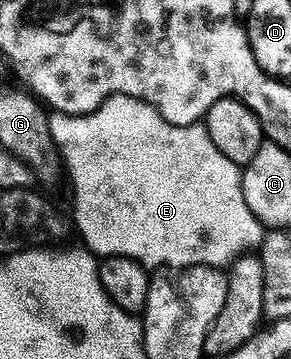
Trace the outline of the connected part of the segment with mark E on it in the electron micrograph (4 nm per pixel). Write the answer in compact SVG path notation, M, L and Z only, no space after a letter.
M109 96L99 108L85 114L67 114L55 111L50 116L50 132L54 135L55 145L64 157L64 166L70 170L70 180L74 183L74 220L78 223L78 232L82 235L81 243L99 257L131 256L145 264L147 269L158 270L161 264L175 264L181 270L191 264L213 264L226 266L235 258L257 249L264 239L263 225L248 210L248 202L242 193L242 173L239 165L233 164L212 142L201 123L173 124L165 120L157 108L145 104L131 96Z

